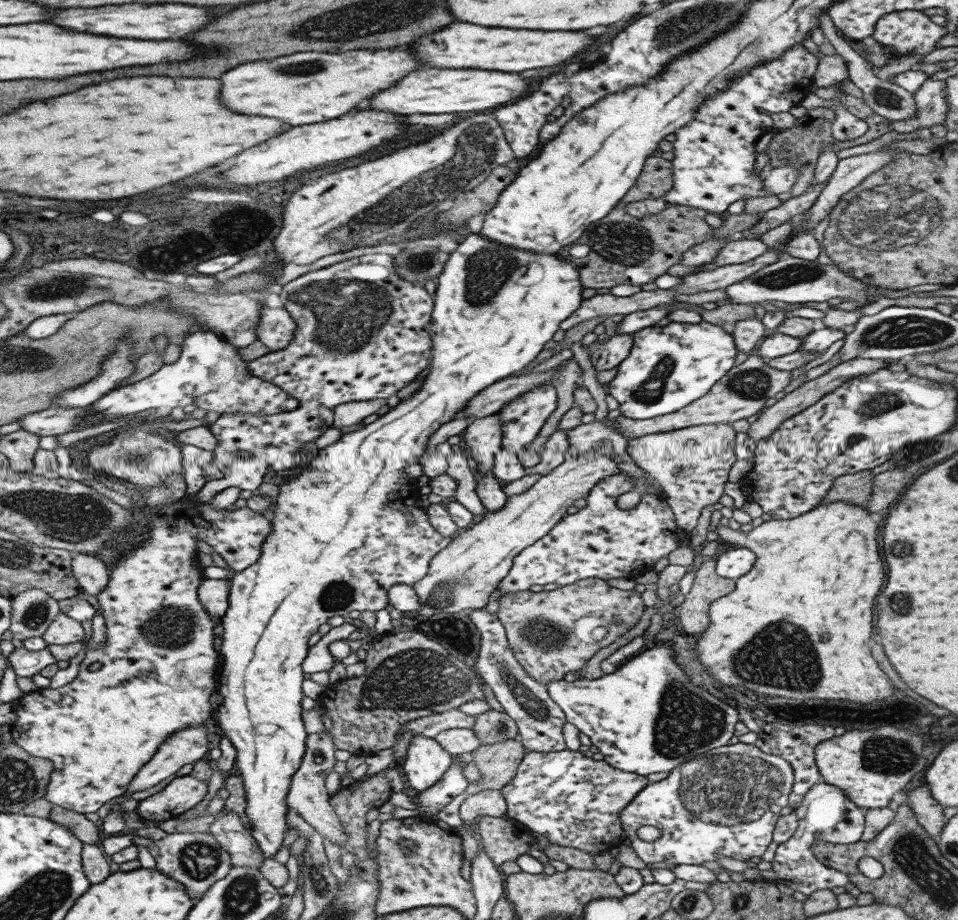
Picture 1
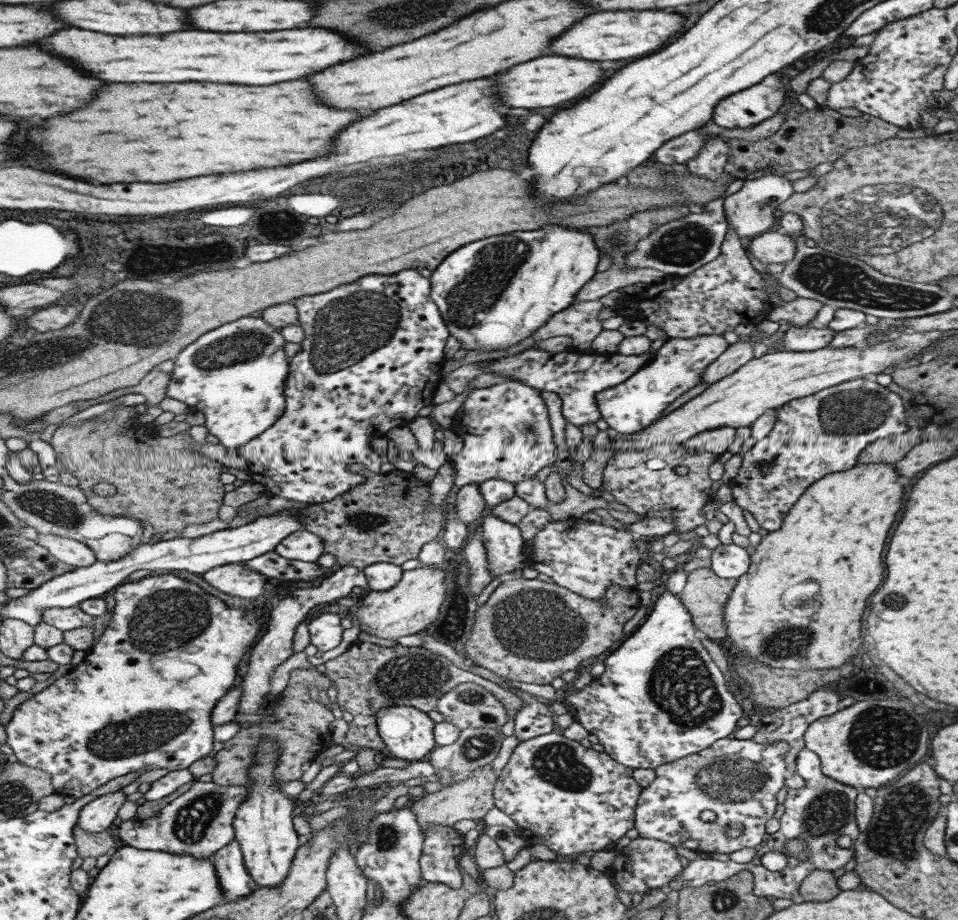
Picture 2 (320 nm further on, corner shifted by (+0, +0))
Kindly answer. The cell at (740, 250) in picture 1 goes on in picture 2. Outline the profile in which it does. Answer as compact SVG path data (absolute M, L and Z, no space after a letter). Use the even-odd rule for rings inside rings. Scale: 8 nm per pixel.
M777 232L759 233L747 245L747 253L759 260L763 266L767 264L784 264L795 254L795 243L789 235Z

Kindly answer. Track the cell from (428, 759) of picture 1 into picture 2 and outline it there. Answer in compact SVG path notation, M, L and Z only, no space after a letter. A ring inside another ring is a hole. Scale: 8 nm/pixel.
M393 705L390 707L378 708L376 712L376 729L384 747L396 759L403 762L415 762L423 760L434 750L436 744L432 735L433 721L429 719L428 713L417 710L412 706Z

